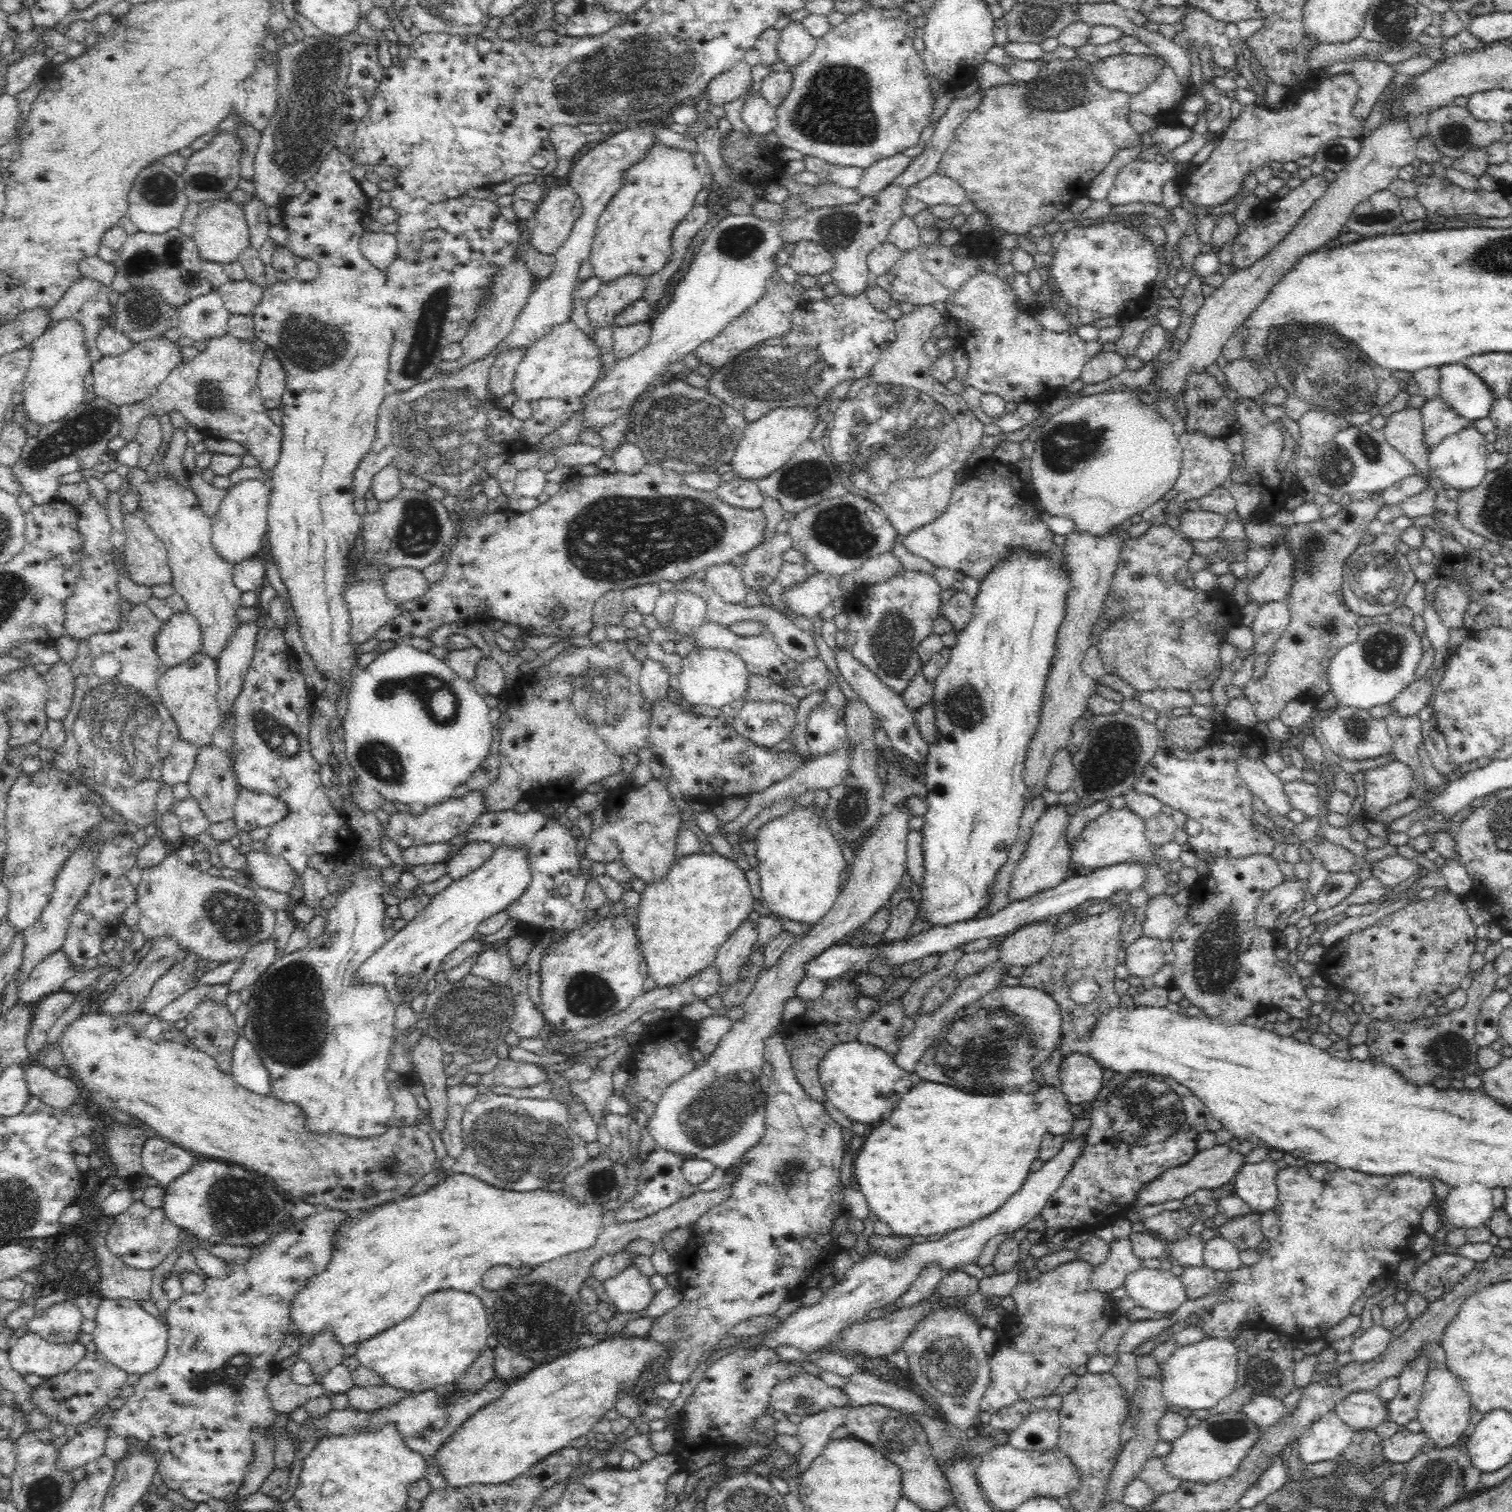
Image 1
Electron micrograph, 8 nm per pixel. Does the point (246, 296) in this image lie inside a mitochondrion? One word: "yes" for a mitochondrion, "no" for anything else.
no

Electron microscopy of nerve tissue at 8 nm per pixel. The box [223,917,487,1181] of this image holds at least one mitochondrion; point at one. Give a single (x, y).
(289, 1030)

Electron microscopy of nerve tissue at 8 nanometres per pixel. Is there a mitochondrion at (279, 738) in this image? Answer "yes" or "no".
yes

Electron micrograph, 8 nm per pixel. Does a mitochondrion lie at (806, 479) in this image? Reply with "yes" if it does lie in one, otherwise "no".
yes

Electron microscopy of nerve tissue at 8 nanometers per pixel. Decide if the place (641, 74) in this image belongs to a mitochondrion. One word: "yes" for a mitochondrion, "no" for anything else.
yes

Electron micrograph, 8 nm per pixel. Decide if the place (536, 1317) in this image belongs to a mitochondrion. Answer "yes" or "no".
yes

